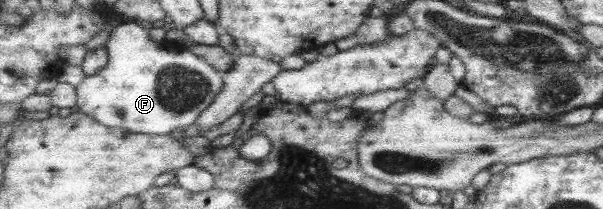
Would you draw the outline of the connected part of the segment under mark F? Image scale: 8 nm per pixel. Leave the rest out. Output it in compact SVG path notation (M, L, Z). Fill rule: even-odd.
M136 22L115 27L104 46L107 46L107 64L100 71L85 76L75 87L75 110L92 117L102 125L122 128L130 133L168 135L176 129L186 129L195 123L200 112L214 101L223 86L222 73L207 61L189 49L178 51L167 42L154 42L148 30Z

